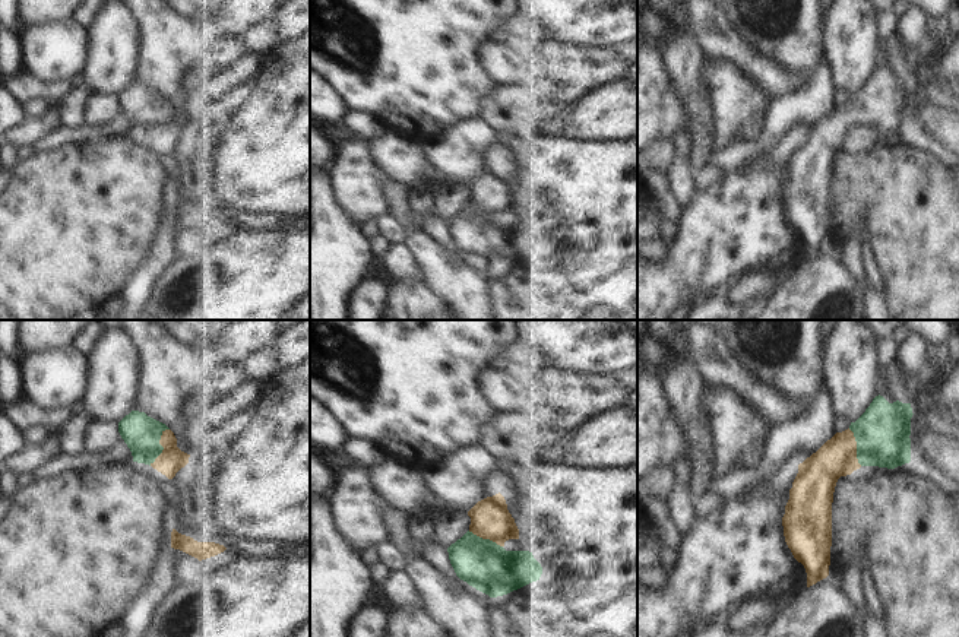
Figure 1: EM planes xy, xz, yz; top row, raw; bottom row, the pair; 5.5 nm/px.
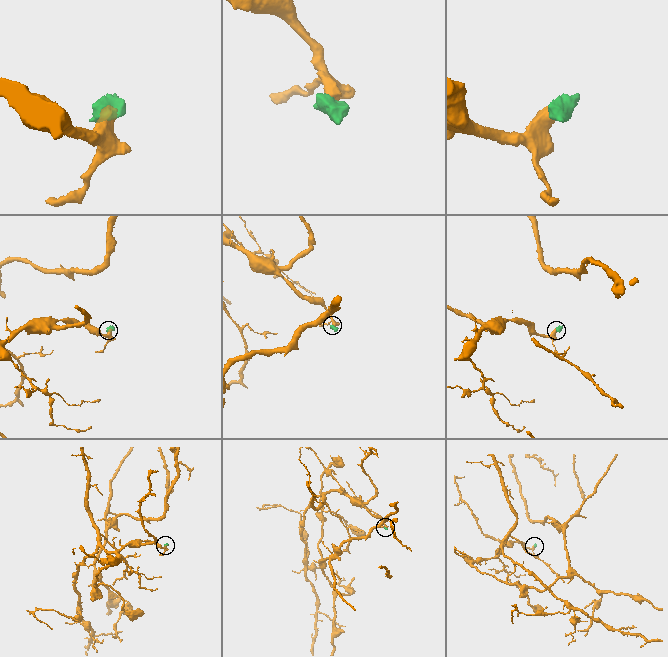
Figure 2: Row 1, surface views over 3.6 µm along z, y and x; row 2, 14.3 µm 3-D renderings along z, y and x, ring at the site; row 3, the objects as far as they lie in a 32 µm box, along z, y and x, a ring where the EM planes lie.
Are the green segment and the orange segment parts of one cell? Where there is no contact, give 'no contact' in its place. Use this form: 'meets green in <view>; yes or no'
meets green in xy; yes

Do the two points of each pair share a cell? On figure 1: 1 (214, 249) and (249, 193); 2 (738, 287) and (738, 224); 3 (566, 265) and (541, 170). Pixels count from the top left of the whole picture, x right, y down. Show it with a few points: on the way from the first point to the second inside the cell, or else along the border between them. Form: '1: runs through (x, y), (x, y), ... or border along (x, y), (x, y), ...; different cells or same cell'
1: border along (227, 219), (236, 221); different cells
2: border along (772, 269), (746, 271), (721, 292); different cells
3: runs through (565, 241), (565, 193); same cell

